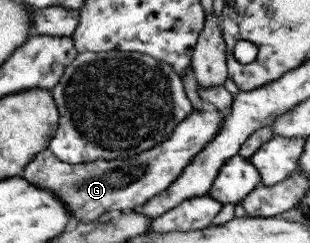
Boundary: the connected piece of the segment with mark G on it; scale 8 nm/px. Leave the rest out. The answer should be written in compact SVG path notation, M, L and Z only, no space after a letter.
M205 104L202 111L193 111L171 132L170 138L140 154L120 160L97 160L89 163L68 164L58 160L54 153L46 148L25 166L20 174L36 184L54 193L69 208L69 214L75 222L93 222L106 212L134 211L146 205L154 196L165 191L198 154L221 130L224 115L217 108Z

